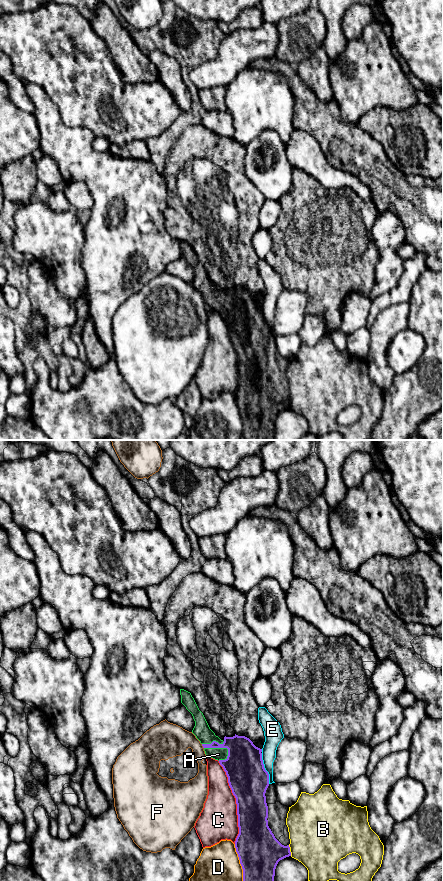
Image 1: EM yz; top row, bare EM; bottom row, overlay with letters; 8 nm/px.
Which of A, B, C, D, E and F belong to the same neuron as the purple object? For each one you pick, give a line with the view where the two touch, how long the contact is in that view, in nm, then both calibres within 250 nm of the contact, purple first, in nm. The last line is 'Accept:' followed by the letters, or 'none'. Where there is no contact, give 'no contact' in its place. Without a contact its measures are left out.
A: yz | 220 nm | 320/100 nm
Accept: A

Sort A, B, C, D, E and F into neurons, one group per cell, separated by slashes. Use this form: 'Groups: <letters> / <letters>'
Groups: A / B / C D / E / F

